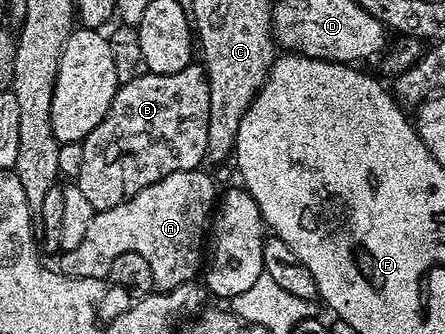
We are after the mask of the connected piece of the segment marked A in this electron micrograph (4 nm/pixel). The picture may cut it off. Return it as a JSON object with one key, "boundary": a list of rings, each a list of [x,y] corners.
{"boundary":[[[206,169],[173,172],[157,184],[149,184],[137,196],[133,196],[125,204],[117,204],[117,208],[100,210],[89,224],[89,232],[85,232],[85,240],[77,244],[77,248],[63,250],[58,255],[58,269],[71,278],[106,279],[111,272],[113,260],[125,252],[137,252],[149,260],[149,268],[153,272],[155,290],[162,292],[172,290],[181,284],[192,281],[200,273],[205,262],[205,243],[209,238],[209,227],[217,209],[217,190],[215,182],[206,174]]]}

